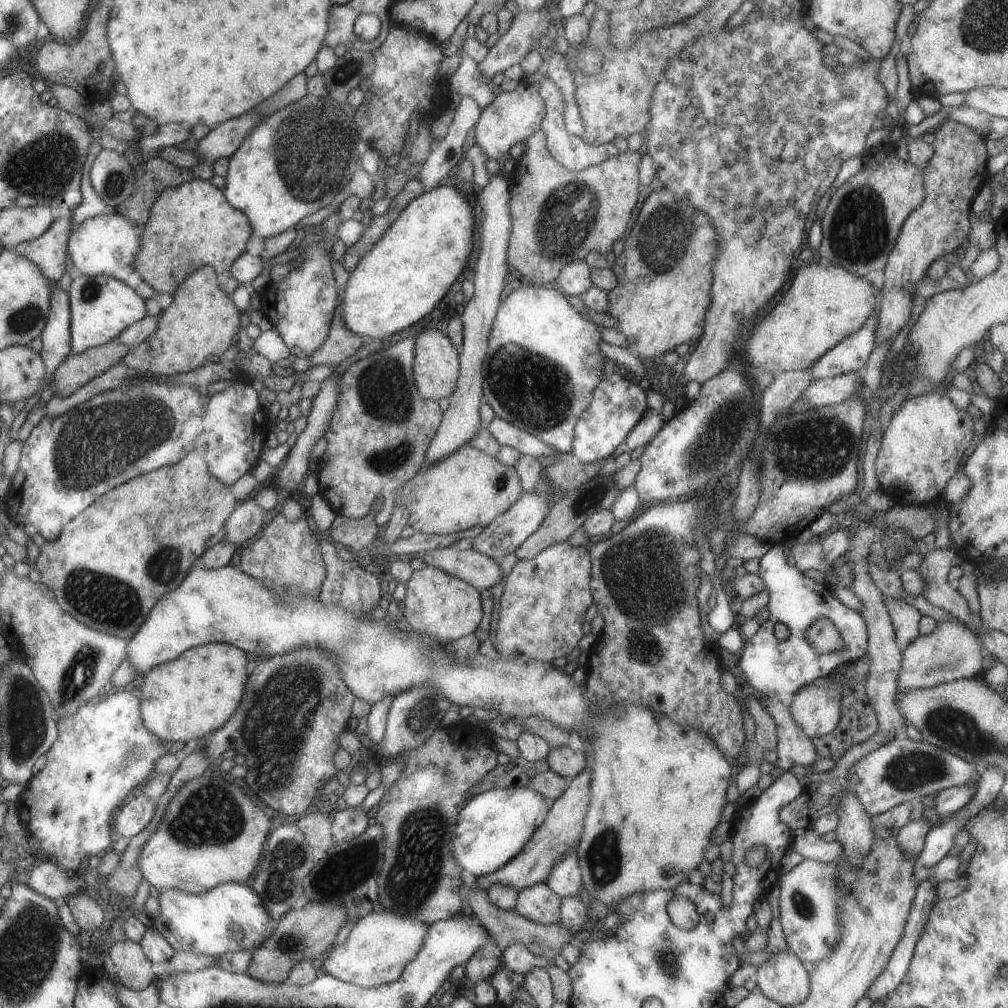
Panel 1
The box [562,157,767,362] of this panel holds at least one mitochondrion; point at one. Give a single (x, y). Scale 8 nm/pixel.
(669, 236)

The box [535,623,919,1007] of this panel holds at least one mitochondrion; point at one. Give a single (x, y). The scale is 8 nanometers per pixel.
(604, 860)

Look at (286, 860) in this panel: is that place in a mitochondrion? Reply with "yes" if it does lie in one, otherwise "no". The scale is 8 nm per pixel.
yes

